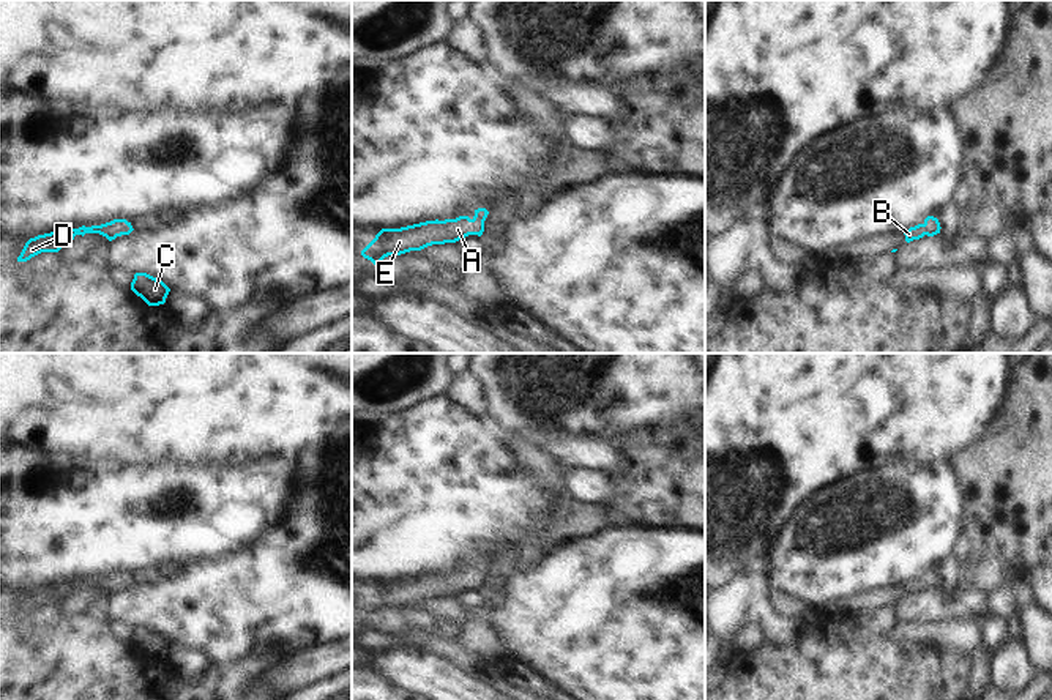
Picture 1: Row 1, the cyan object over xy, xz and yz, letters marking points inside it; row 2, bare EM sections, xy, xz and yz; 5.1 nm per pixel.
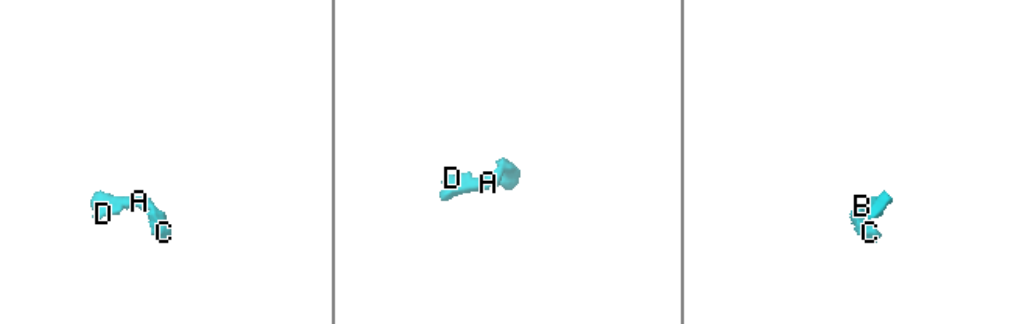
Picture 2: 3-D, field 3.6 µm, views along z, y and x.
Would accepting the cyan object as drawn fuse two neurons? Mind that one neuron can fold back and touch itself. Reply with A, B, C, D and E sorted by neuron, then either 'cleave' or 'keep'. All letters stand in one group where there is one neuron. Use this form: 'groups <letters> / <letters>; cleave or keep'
groups A B C D E; keep

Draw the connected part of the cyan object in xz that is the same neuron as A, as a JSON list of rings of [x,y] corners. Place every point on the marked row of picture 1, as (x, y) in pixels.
[[[478,208],[472,219],[459,216],[456,219],[426,221],[401,229],[382,229],[361,251],[361,255],[377,265],[388,255],[421,251],[432,244],[456,243],[468,235],[481,236],[487,214],[486,208]]]

